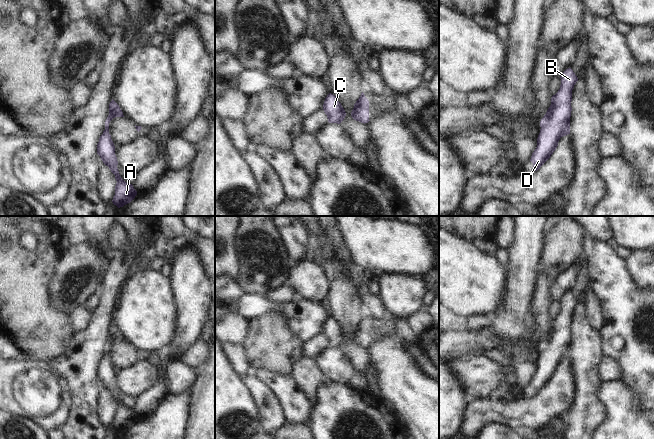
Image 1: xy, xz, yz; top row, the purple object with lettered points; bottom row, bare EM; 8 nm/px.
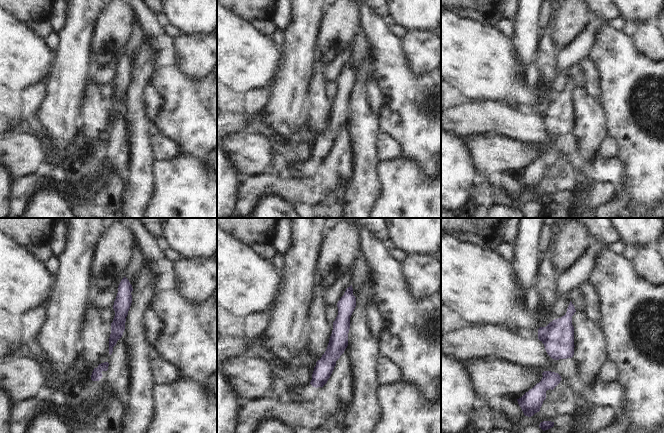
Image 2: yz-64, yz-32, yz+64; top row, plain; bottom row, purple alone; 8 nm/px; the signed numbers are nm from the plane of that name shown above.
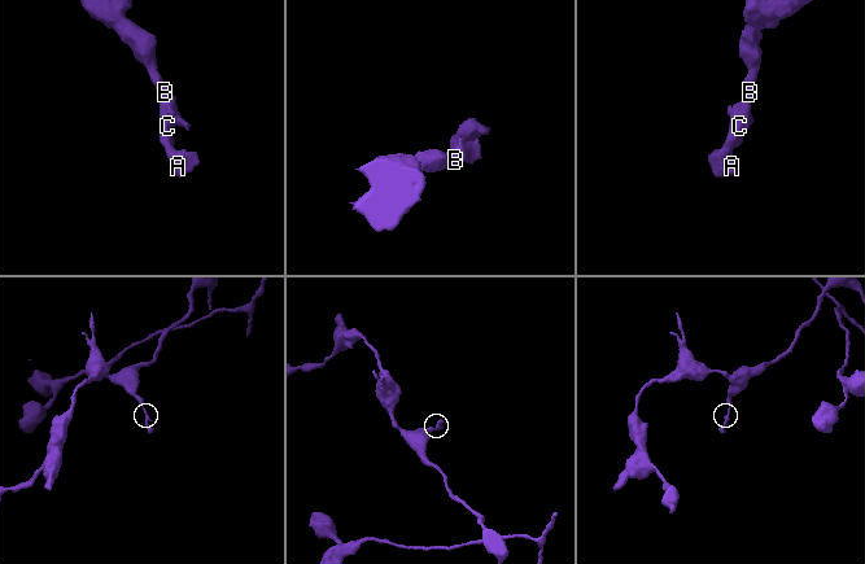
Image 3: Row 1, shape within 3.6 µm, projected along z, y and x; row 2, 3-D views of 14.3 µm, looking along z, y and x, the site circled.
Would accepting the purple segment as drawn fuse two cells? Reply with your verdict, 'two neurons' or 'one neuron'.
one neuron

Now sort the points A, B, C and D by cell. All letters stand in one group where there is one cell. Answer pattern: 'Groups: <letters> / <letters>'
Groups: A B C D.

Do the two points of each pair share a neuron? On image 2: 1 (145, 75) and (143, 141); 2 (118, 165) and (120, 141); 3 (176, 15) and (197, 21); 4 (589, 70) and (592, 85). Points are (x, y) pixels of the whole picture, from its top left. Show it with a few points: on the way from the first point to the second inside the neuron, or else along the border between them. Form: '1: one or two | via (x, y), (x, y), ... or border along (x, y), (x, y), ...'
1: one | via (136, 91), (136, 119), (139, 125)
2: one | via (118, 159), (118, 147)
3: one | via (181, 15), (192, 16)
4: one | via (591, 74), (592, 81)

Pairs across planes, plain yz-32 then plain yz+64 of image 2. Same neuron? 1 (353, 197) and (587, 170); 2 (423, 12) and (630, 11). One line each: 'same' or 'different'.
1: different
2: same

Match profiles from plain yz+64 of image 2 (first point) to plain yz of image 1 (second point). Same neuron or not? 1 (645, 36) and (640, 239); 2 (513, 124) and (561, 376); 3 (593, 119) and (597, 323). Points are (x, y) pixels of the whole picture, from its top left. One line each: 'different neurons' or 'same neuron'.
1: different neurons
2: different neurons
3: different neurons

